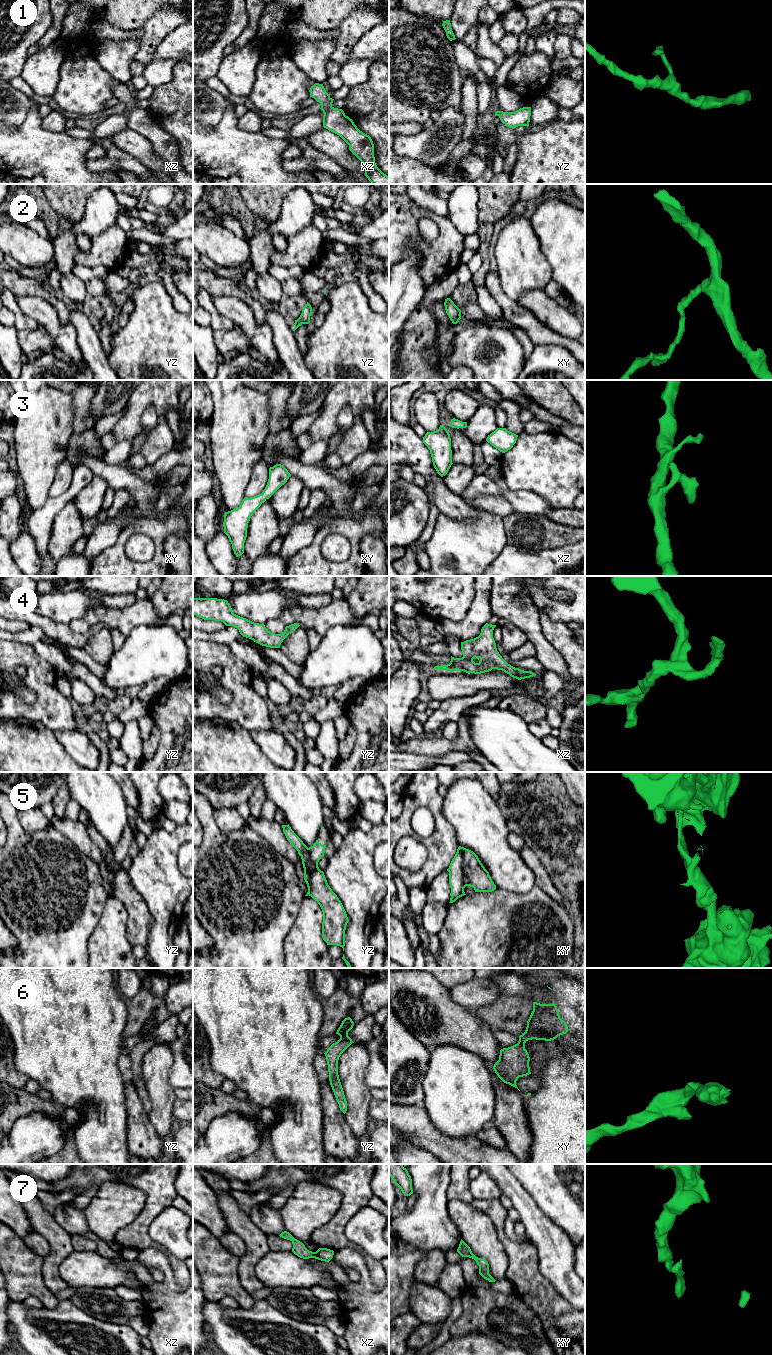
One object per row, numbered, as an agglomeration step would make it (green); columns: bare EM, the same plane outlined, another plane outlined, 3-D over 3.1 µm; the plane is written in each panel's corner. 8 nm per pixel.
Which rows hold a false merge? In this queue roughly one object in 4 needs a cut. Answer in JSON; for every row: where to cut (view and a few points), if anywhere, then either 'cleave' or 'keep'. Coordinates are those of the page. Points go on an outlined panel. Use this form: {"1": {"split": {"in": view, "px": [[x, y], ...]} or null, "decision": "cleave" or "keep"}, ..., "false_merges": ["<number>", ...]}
{"1": {"split": null, "decision": "keep"}, "2": {"split": null, "decision": "keep"}, "3": {"split": null, "decision": "keep"}, "4": {"split": null, "decision": "keep"}, "5": {"split": {"in": "xy", "px": [[465, 848], [463, 856], [464, 887]]}, "decision": "cleave"}, "6": {"split": null, "decision": "keep"}, "7": {"split": null, "decision": "keep"}, "false_merges": ["5"]}

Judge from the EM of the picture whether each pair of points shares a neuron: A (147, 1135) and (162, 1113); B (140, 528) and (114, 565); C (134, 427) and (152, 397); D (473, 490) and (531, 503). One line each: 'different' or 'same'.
A: different
B: same
C: same
D: same

